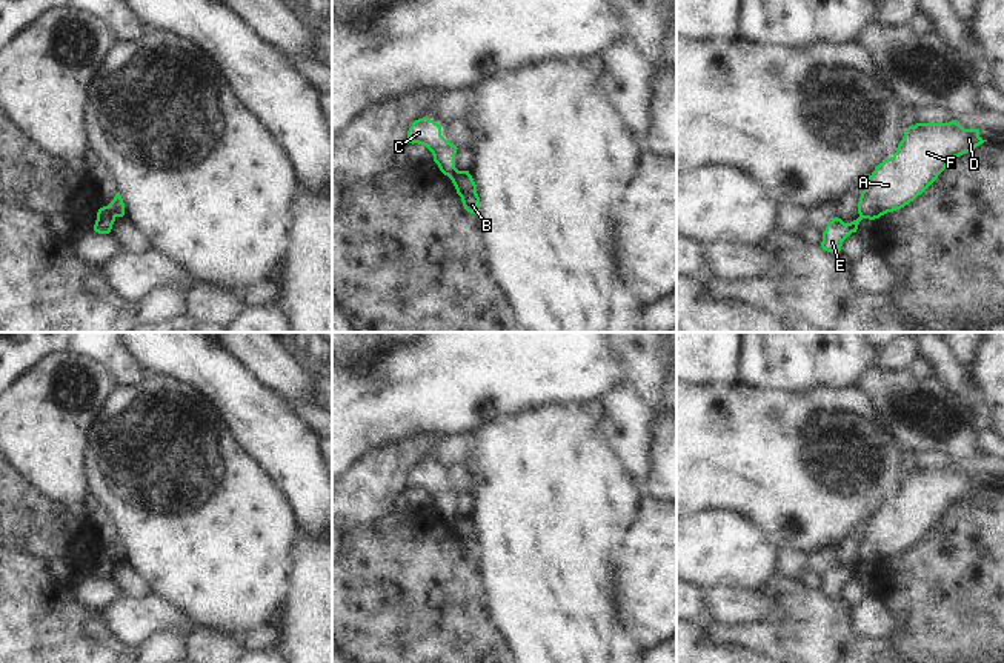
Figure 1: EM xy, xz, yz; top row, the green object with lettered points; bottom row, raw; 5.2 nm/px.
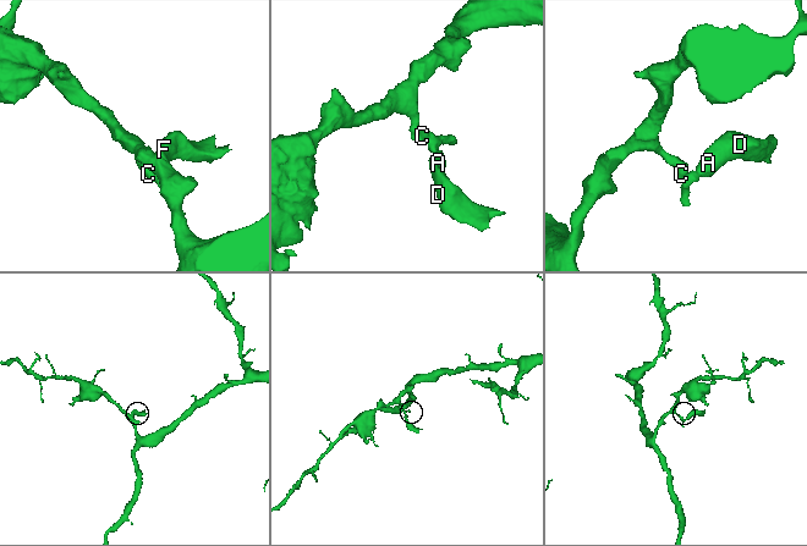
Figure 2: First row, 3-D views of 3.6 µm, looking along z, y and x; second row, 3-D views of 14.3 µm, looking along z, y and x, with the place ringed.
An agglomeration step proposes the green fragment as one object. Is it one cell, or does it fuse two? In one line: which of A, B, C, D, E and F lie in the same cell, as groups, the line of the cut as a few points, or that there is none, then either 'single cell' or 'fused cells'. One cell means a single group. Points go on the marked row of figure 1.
groups A B D F / C E; cut xy (105, 206), (114, 217); fused cells

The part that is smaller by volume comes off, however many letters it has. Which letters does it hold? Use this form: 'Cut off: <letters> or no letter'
Cut off: A, B, D, F

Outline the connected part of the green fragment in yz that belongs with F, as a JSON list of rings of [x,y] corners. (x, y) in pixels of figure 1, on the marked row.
[[[955,120],[906,128],[896,152],[867,178],[858,202],[859,217],[875,220],[904,208],[938,178],[952,158],[984,142],[979,129],[964,129]]]

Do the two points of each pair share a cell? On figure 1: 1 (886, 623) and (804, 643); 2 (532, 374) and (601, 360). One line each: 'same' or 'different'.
1: different
2: same

